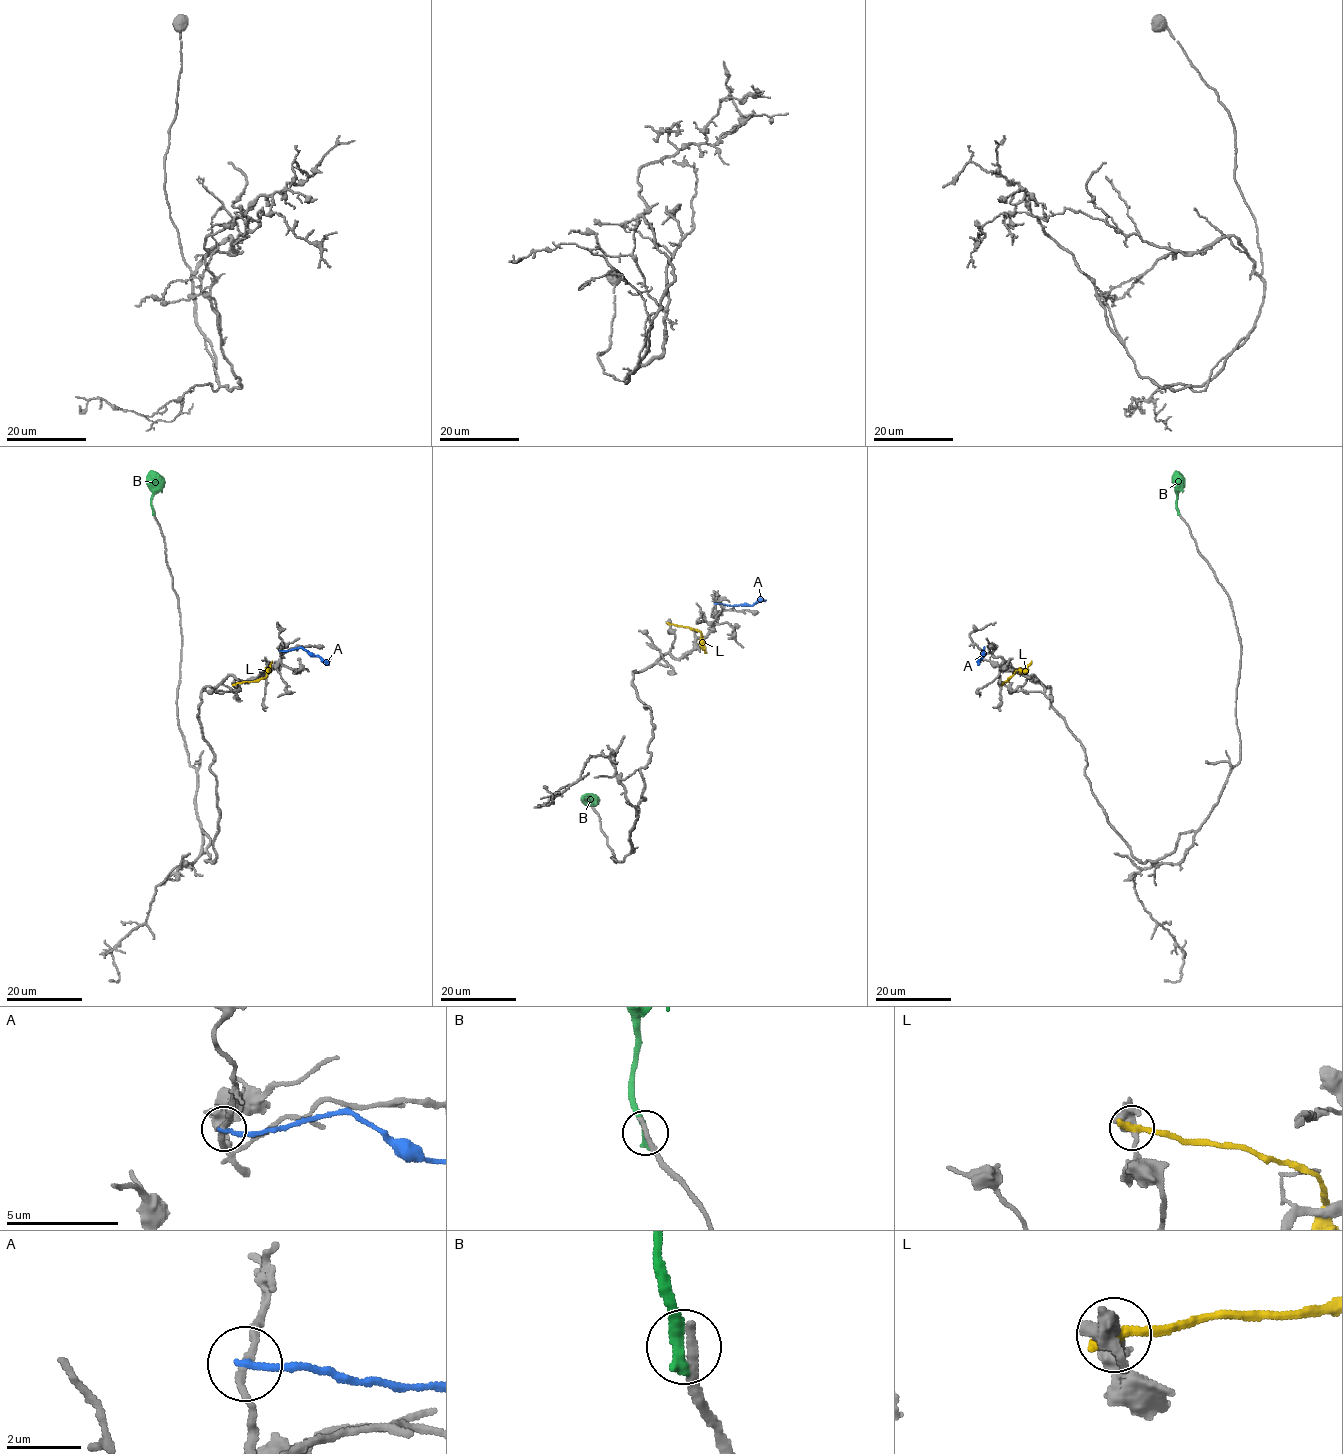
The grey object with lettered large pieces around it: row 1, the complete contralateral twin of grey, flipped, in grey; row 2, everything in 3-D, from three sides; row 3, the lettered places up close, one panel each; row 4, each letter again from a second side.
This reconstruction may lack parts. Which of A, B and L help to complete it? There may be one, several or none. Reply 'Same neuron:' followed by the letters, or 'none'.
Same neuron: none

